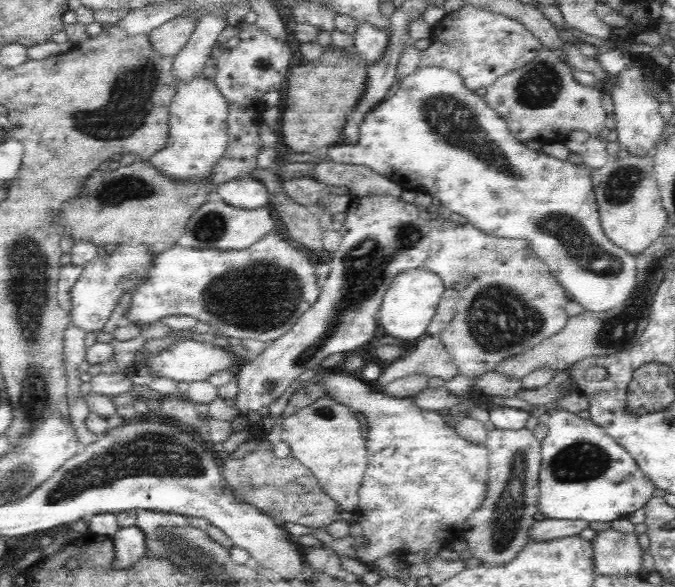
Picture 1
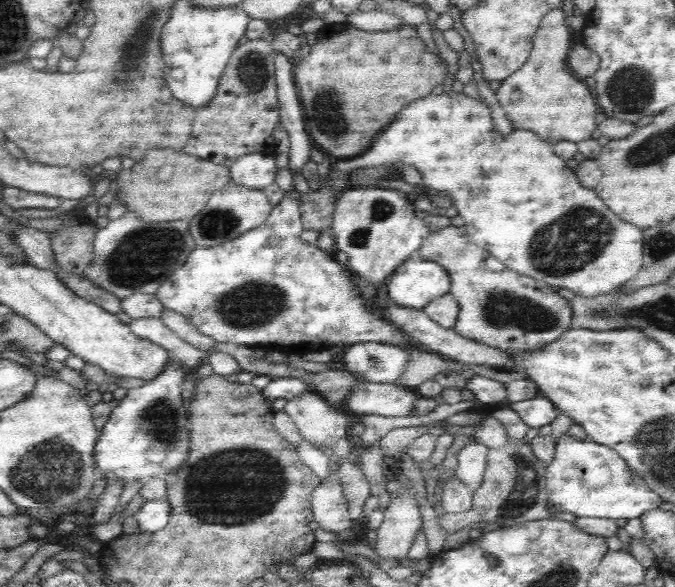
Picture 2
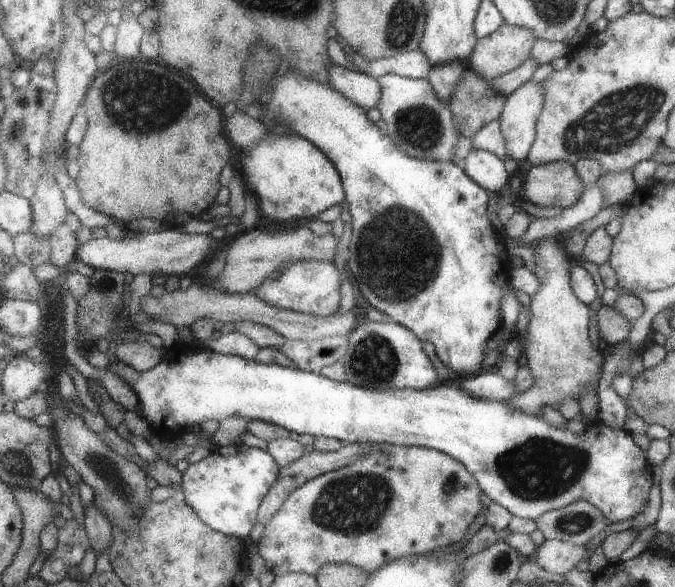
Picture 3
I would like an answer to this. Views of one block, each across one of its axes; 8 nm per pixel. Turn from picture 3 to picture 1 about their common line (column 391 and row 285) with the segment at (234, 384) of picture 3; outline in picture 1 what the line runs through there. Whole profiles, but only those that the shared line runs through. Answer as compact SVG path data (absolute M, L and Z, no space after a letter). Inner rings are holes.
M424 266L398 274L385 292L379 312L379 325L394 338L419 340L425 336L426 327L434 316L438 301L442 298L445 289L440 275Z

